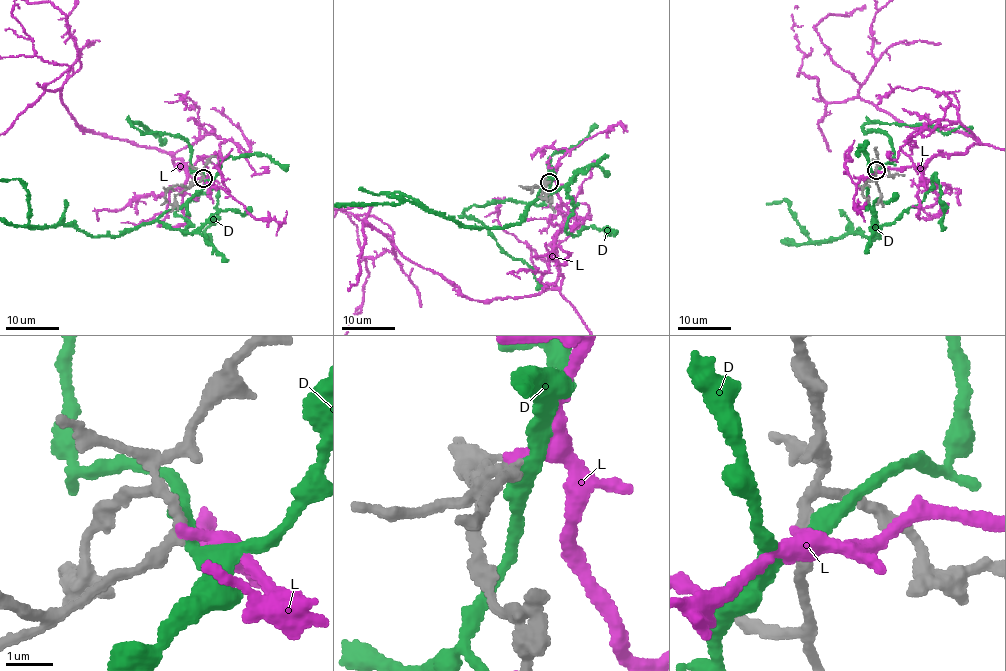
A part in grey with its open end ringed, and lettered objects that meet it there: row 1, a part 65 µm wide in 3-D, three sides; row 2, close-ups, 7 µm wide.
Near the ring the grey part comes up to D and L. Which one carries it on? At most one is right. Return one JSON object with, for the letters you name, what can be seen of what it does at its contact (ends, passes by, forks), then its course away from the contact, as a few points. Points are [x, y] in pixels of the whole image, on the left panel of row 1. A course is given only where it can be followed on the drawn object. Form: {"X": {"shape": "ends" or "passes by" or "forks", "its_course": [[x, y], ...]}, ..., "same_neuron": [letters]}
{"L": {"shape": "ends", "its_course": [[202, 178], [151, 147], [76, 126], [61, 96], [77, 58], [67, 16]]}, "same_neuron": ["L"]}

